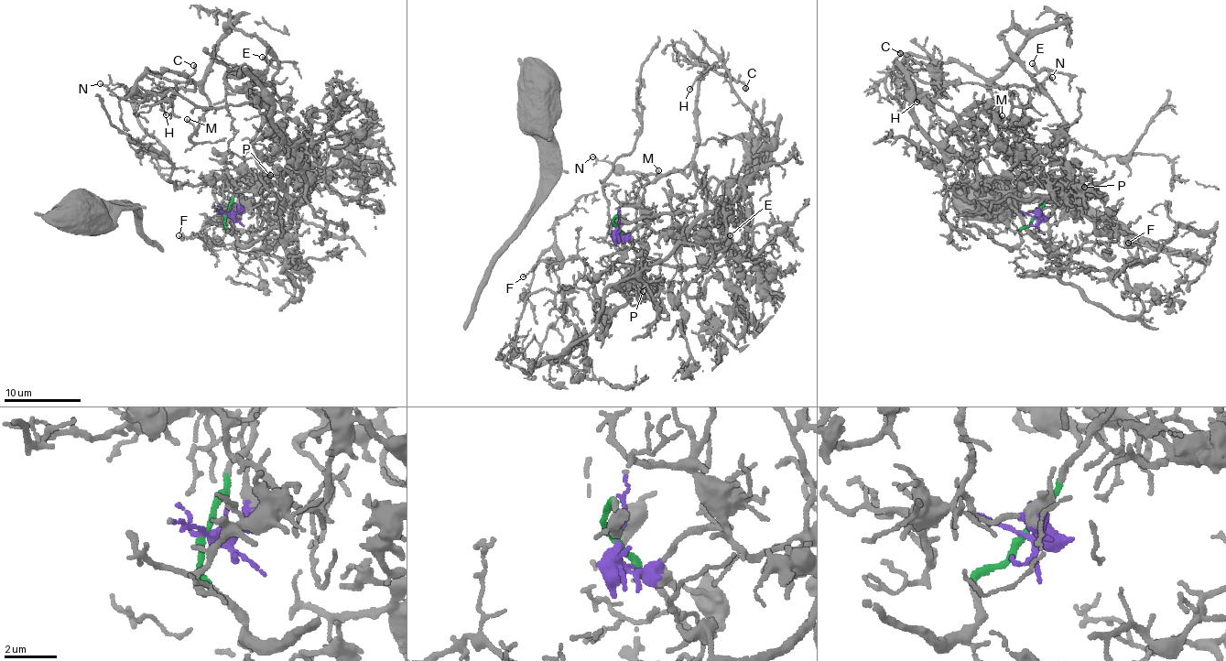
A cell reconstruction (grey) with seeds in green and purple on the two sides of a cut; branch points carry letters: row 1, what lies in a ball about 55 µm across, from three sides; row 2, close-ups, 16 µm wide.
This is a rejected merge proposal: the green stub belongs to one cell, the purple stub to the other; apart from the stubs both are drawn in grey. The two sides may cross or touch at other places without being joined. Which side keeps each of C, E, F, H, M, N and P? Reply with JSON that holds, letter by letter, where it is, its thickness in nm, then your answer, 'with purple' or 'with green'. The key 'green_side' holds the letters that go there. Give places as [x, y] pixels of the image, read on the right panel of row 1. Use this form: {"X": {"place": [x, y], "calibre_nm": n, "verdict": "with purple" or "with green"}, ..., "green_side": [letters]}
{"C": {"place": [900, 53], "calibre_nm": 190, "verdict": "with green"}, "E": {"place": [1032, 63], "calibre_nm": 120, "verdict": "with green"}, "F": {"place": [1128, 243], "calibre_nm": 110, "verdict": "with purple"}, "H": {"place": [916, 102], "calibre_nm": 150, "verdict": "with green"}, "M": {"place": [1002, 115], "calibre_nm": 110, "verdict": "with green"}, "N": {"place": [1052, 77], "calibre_nm": 100, "verdict": "with green"}, "P": {"place": [1084, 187], "calibre_nm": 170, "verdict": "with purple"}, "green_side": ["C", "E", "H", "M", "N"]}

